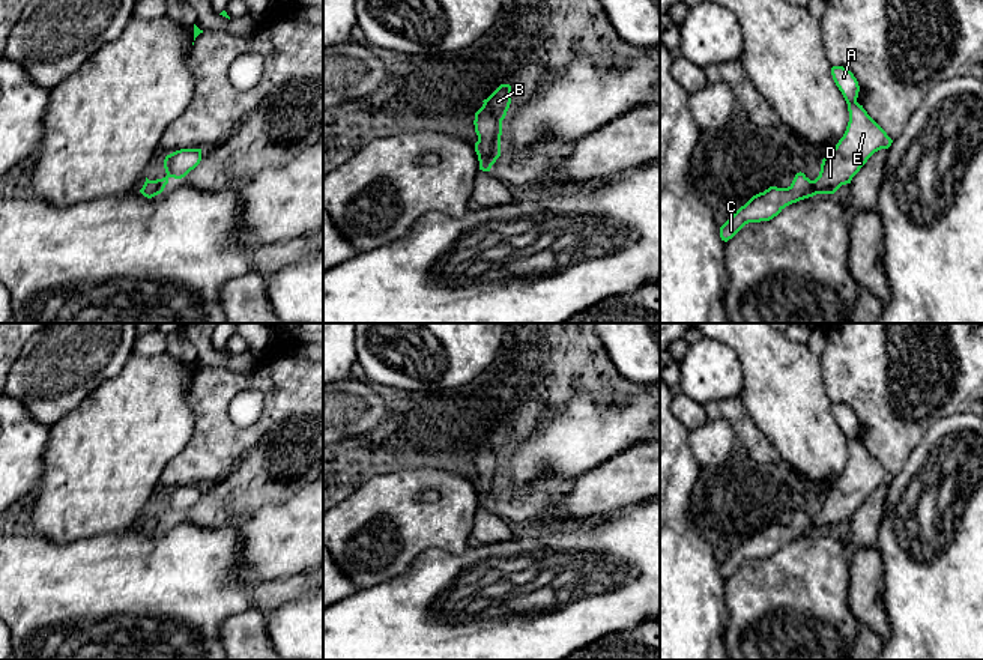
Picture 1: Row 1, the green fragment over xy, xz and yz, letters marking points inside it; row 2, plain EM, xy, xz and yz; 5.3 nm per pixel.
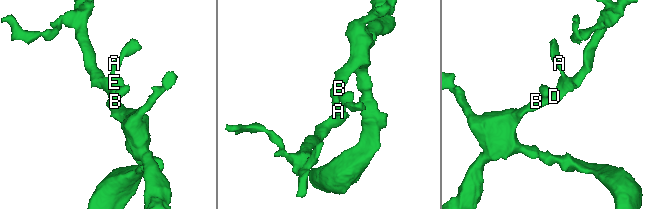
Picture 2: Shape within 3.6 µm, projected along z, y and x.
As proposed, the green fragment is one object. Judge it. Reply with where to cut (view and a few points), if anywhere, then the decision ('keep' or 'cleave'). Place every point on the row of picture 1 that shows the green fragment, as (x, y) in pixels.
cut none; keep

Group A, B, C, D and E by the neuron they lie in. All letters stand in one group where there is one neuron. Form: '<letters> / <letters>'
A B C D E

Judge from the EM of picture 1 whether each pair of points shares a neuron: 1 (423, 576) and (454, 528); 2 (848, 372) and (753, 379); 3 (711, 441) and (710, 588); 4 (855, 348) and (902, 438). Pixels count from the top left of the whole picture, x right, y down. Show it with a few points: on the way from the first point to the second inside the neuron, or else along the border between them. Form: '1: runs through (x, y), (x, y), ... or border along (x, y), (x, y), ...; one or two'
1: border along (468, 546), (459, 554), (424, 549), (409, 566); two
2: border along (818, 357), (824, 390), (831, 403); two
3: border along (687, 433), (687, 445), (701, 468); two
4: runs through (878, 370), (881, 373), (881, 397), (889, 415); one

